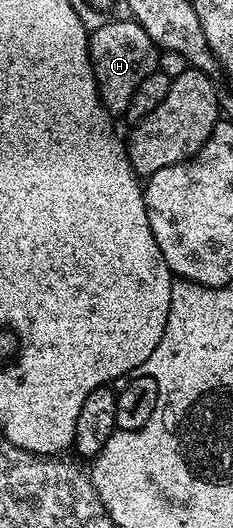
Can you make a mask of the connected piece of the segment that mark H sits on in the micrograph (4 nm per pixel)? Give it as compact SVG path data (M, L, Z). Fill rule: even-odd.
M124 17L124 19L115 19L112 23L111 20L104 21L96 31L90 32L87 41L87 55L91 58L91 71L95 75L99 99L112 116L118 117L126 112L129 101L133 101L133 93L137 93L137 85L141 85L141 81L145 81L145 77L152 75L160 66L161 51L149 37L149 33L141 29L139 23L130 17Z

